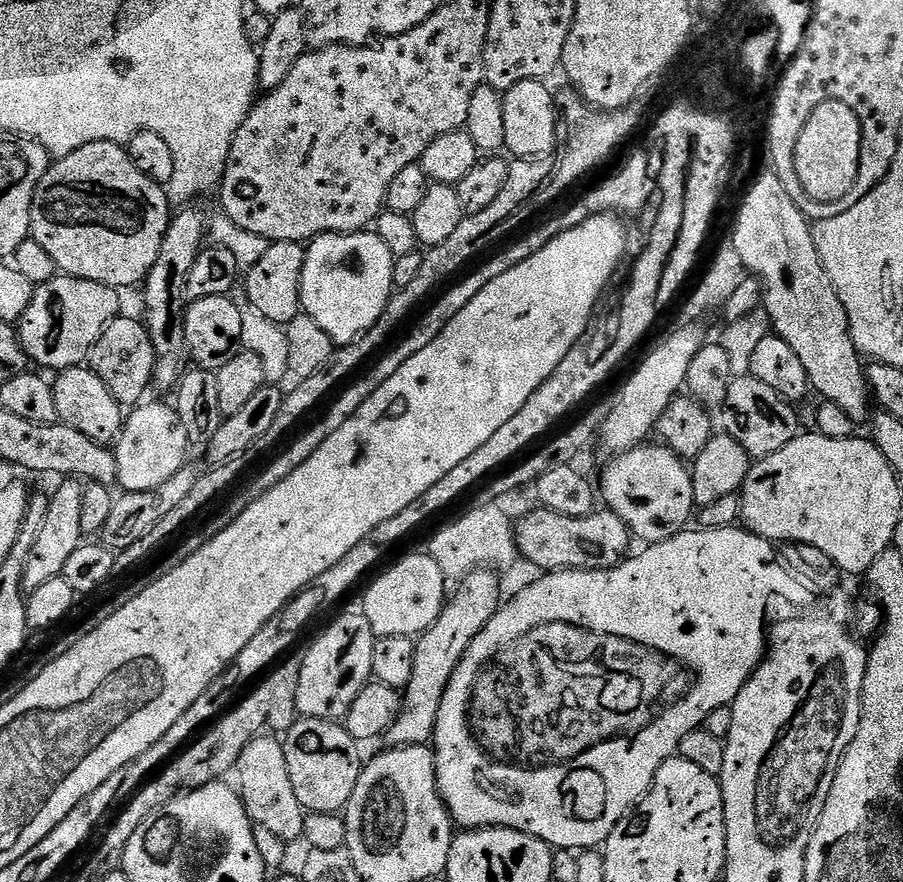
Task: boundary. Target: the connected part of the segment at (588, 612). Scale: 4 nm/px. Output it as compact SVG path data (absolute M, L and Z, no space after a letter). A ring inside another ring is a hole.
M740 526L730 528L700 528L685 530L672 536L669 540L663 540L657 544L648 544L645 552L629 555L622 563L615 568L603 568L602 570L566 570L565 572L549 572L547 574L537 575L537 580L533 584L528 584L512 601L501 603L500 608L486 622L483 630L470 642L466 654L458 662L450 682L446 686L446 694L442 694L442 706L438 710L438 722L436 723L436 735L434 737L434 751L436 754L436 781L440 797L444 799L444 805L448 807L448 813L451 814L453 821L461 829L471 830L473 828L509 828L525 832L531 836L537 836L542 842L551 844L556 850L596 850L599 849L610 838L614 826L622 822L622 818L628 815L644 796L652 789L654 778L662 766L662 762L673 759L679 753L682 738L690 734L695 728L701 727L707 721L708 715L719 708L727 708L735 700L736 695L746 686L746 682L755 672L756 668L764 660L766 651L766 624L762 620L762 606L760 605L760 596L762 583L760 584L760 571L763 570L764 564L776 564L778 552L774 547L773 541L763 540L761 536L755 536L752 532L745 530Z

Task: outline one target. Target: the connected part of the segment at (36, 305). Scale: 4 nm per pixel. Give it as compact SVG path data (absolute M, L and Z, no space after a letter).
M57 274L50 282L39 285L33 291L30 306L26 306L26 314L22 314L22 318L18 321L18 335L25 357L31 363L33 360L37 364L37 366L35 365L37 369L63 370L83 365L89 359L92 347L98 342L98 338L106 330L106 326L121 315L120 296L121 293L117 289L63 274Z

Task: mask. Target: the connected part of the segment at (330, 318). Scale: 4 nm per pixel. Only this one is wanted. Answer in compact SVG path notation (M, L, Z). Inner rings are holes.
M365 230L363 232L331 232L330 234L322 234L316 237L307 245L304 253L304 265L302 266L302 286L300 287L300 306L303 315L313 319L329 335L333 345L347 346L349 344L355 344L360 337L369 332L374 325L378 322L378 318L382 318L382 310L386 310L388 301L392 299L394 295L394 289L392 287L392 266L394 258L390 254L390 250L386 250L385 244L382 242L382 238L376 236L375 231Z

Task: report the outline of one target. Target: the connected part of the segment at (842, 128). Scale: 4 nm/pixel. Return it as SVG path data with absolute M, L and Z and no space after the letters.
M828 99L817 106L799 134L794 148L797 185L814 204L841 201L857 180L861 156L861 123L854 110L844 102Z

